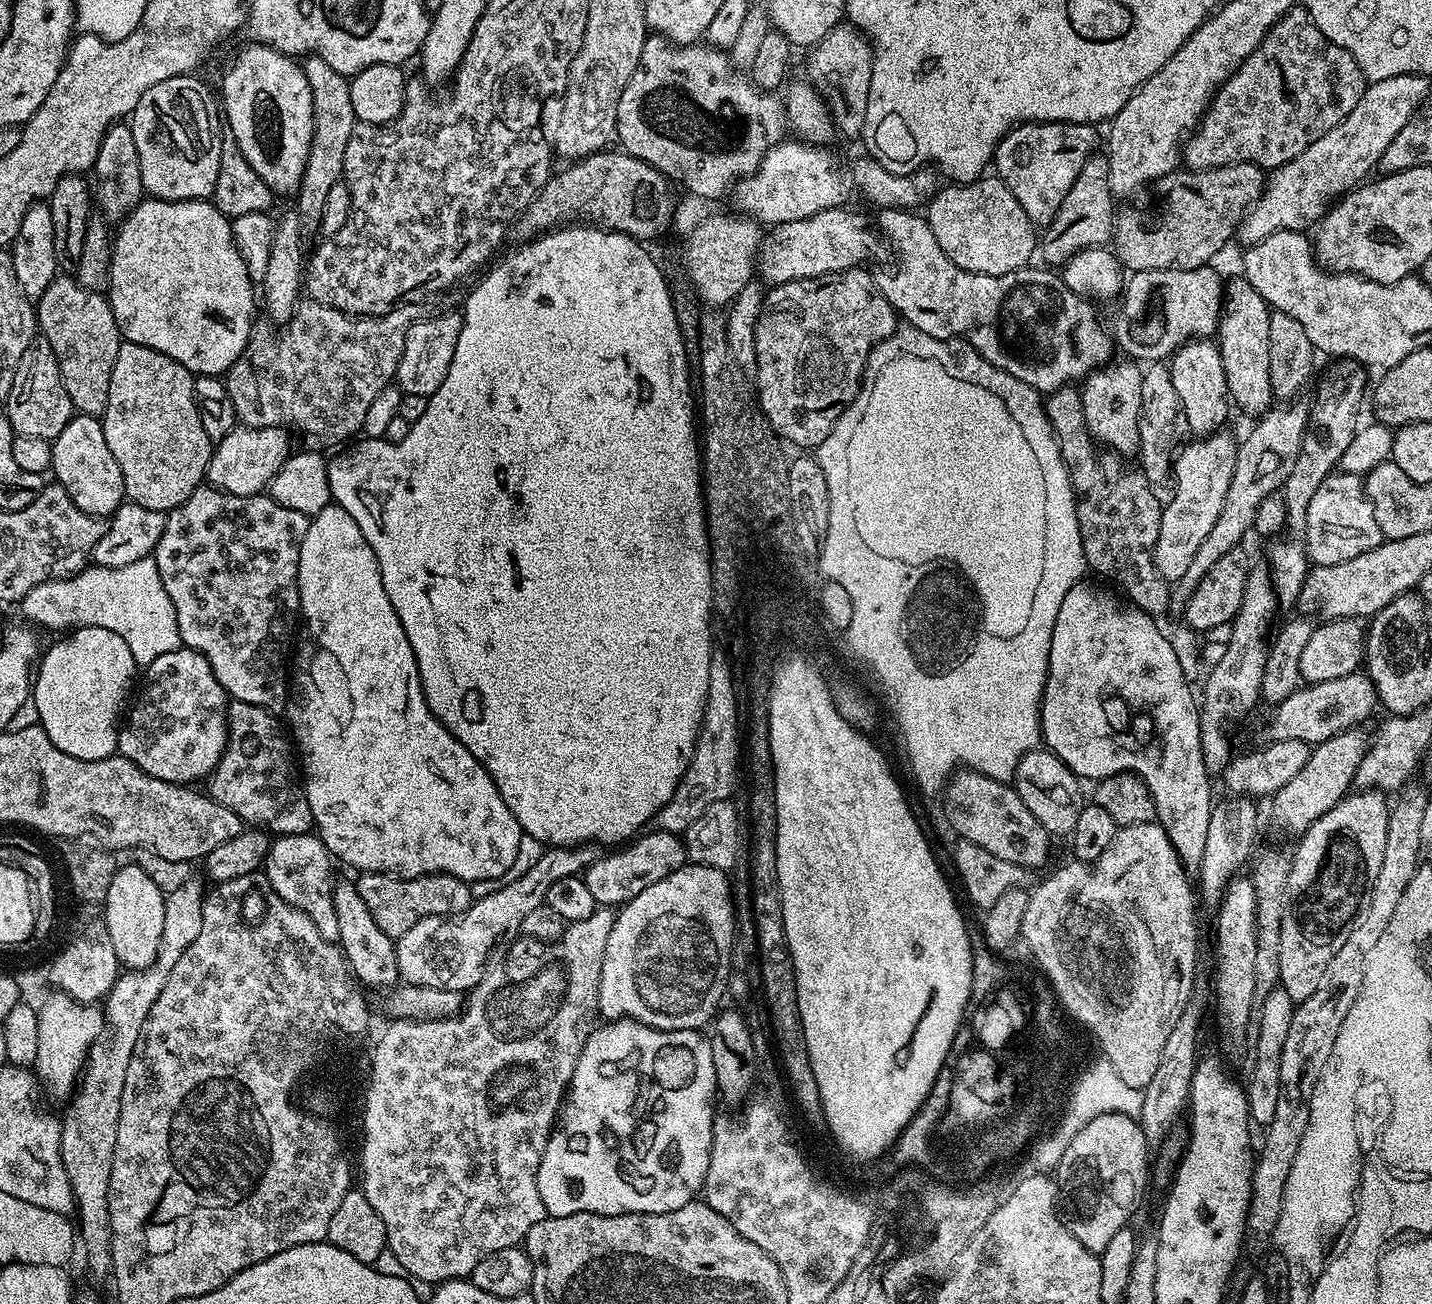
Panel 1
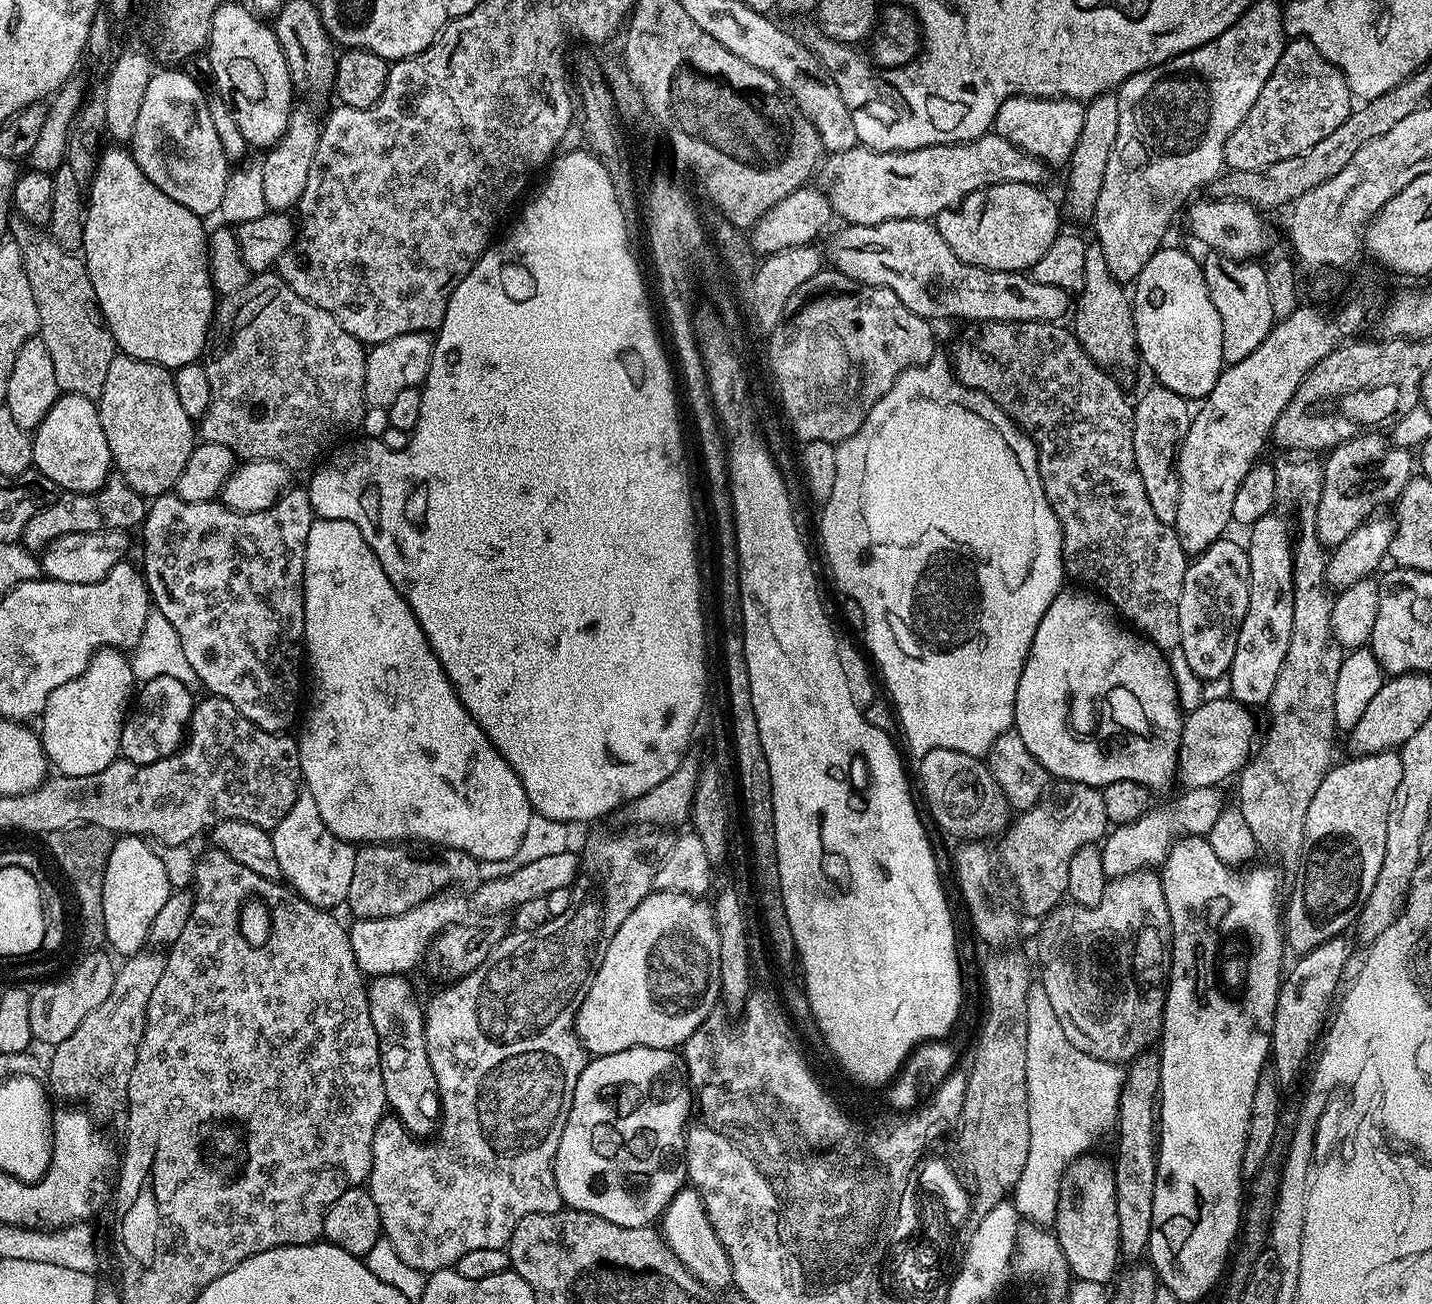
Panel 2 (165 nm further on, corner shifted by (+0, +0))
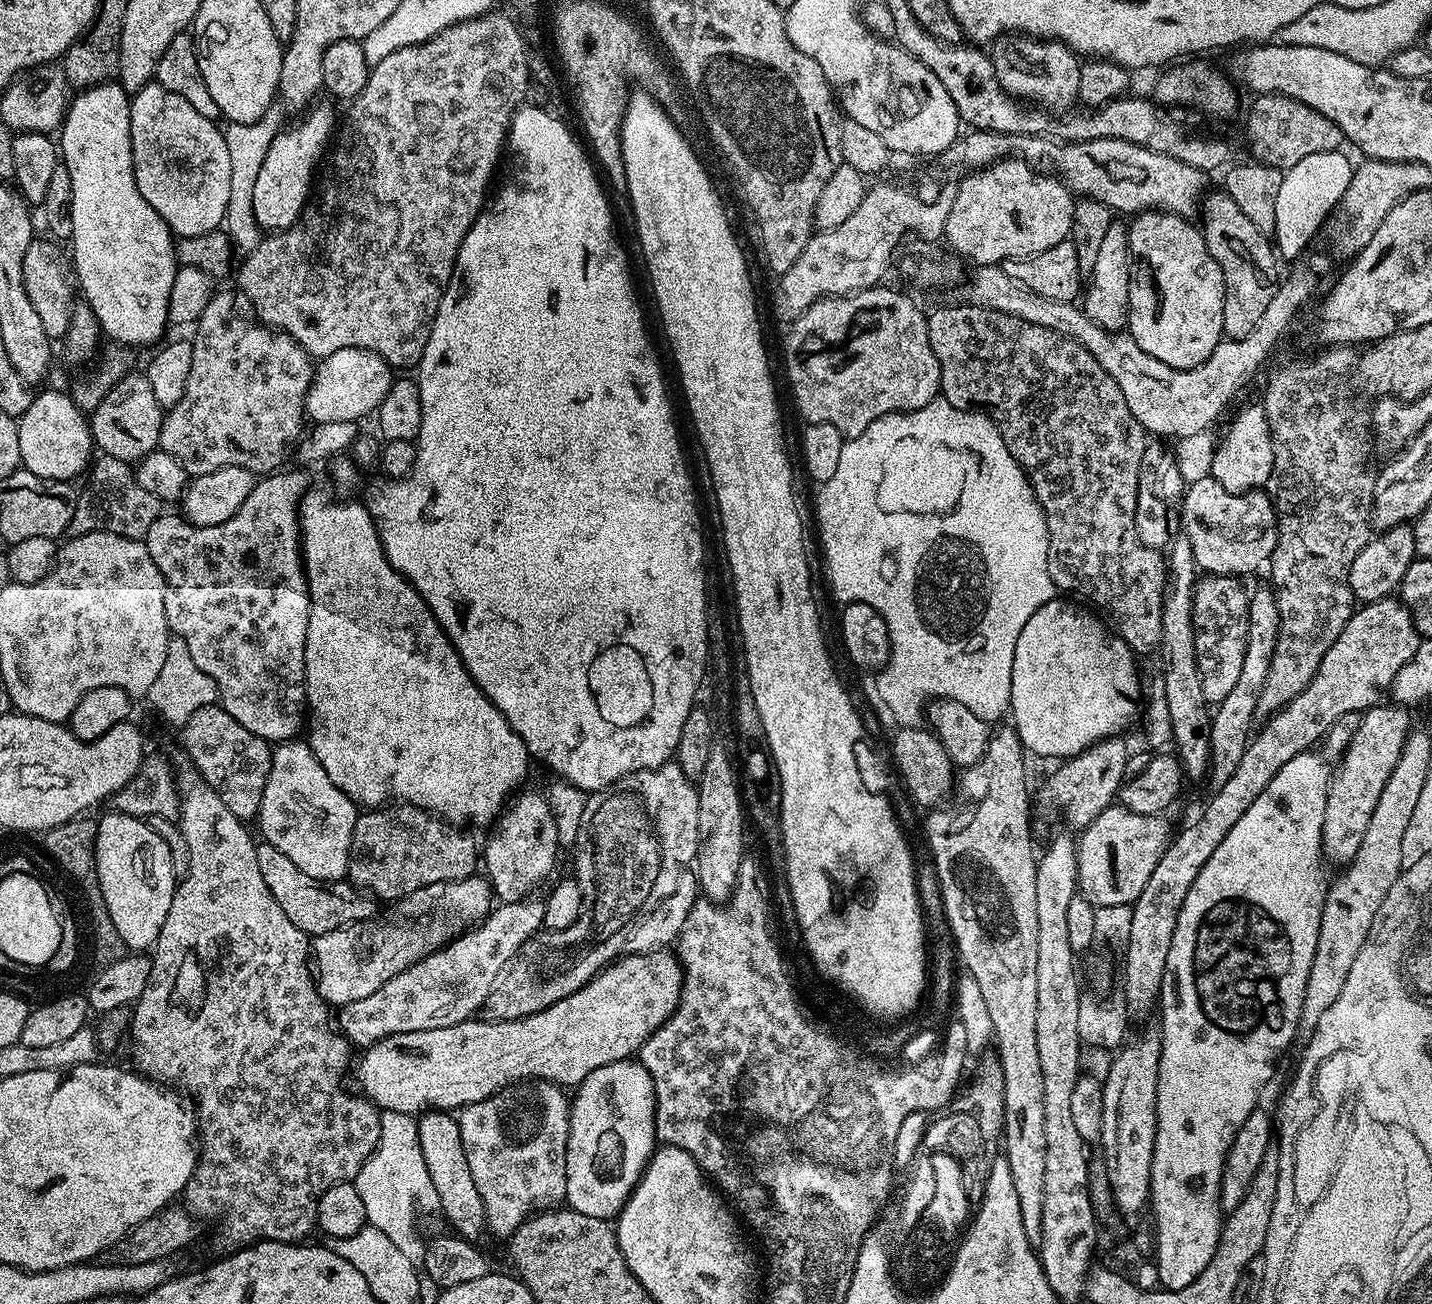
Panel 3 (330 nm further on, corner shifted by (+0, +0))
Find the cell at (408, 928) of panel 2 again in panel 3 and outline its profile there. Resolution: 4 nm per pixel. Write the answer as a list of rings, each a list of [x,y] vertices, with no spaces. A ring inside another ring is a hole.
[[[473,874],[464,880],[447,880],[414,890],[414,894],[393,907],[396,909],[389,920],[359,920],[311,937],[310,964],[314,969],[316,990],[329,1006],[343,1006],[367,998],[374,990],[382,990],[382,986],[402,974],[402,970],[447,945],[450,937],[465,926],[481,923],[493,907],[492,885],[483,875]]]

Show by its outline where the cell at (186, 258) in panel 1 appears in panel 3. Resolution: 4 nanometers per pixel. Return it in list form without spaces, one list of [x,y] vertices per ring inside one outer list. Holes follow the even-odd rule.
[[[109,82],[107,84],[95,84],[93,88],[85,88],[79,94],[71,97],[68,105],[68,113],[64,115],[64,123],[60,125],[58,129],[58,152],[62,157],[62,163],[70,170],[70,183],[74,185],[74,198],[72,199],[72,239],[70,241],[70,247],[72,247],[72,256],[70,252],[70,260],[74,265],[74,280],[80,288],[84,291],[83,299],[86,301],[89,308],[92,309],[92,313],[96,316],[96,323],[100,325],[101,333],[109,341],[117,344],[123,344],[125,346],[137,346],[136,344],[152,344],[156,346],[165,339],[164,327],[169,327],[170,321],[168,318],[168,307],[170,306],[170,286],[174,286],[174,278],[176,277],[177,263],[176,263],[176,240],[174,239],[174,233],[166,226],[166,222],[162,218],[162,214],[158,214],[158,210],[154,210],[154,206],[150,206],[150,202],[146,202],[146,198],[142,198],[142,194],[138,190],[136,185],[136,179],[134,178],[134,170],[132,169],[132,143],[130,142],[130,96],[129,93],[124,91],[124,88],[119,82]]]

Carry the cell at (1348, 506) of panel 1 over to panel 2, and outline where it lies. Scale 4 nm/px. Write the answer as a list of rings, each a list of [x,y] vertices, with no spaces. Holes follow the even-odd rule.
[[[1361,434],[1353,440],[1342,442],[1338,447],[1327,453],[1328,460],[1323,461],[1324,482],[1322,484],[1322,498],[1316,507],[1316,536],[1325,546],[1335,546],[1346,542],[1358,526],[1368,521],[1369,516],[1377,511],[1379,504],[1391,505],[1400,499],[1402,490],[1414,475],[1414,456],[1409,449],[1400,448],[1391,439],[1380,436]]]

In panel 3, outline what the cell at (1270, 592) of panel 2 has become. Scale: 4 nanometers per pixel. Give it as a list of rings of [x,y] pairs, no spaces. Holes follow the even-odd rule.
[[[1265,586],[1257,592],[1253,591],[1248,597],[1248,633],[1246,634],[1246,658],[1242,658],[1242,675],[1238,677],[1238,683],[1234,685],[1234,690],[1230,690],[1230,694],[1226,694],[1226,698],[1221,704],[1215,705],[1212,725],[1210,726],[1210,758],[1208,766],[1210,769],[1210,780],[1213,780],[1213,785],[1219,786],[1224,784],[1230,778],[1230,774],[1234,774],[1234,770],[1238,770],[1238,762],[1242,762],[1242,754],[1246,754],[1248,749],[1248,741],[1253,735],[1254,721],[1256,720],[1256,707],[1258,706],[1258,698],[1262,694],[1262,690],[1266,686],[1266,674],[1270,674],[1270,662],[1274,658],[1274,646],[1278,646],[1278,630],[1280,629],[1280,615],[1278,614],[1278,606],[1276,605],[1276,594],[1271,587]]]

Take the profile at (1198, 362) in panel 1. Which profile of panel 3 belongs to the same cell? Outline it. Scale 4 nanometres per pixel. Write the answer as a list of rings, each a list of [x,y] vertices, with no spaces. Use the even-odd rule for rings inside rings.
[[[1147,211],[1139,213],[1126,228],[1128,237],[1128,273],[1130,298],[1128,299],[1129,336],[1142,346],[1150,358],[1166,362],[1175,368],[1197,368],[1218,346],[1224,336],[1224,279],[1218,262],[1208,253],[1204,233],[1189,219],[1173,212]]]

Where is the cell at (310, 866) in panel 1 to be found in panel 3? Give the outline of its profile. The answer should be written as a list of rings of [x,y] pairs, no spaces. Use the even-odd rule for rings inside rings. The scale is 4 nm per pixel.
[[[303,739],[273,747],[258,817],[263,843],[282,850],[302,874],[310,874],[315,880],[340,882],[348,874],[348,849],[357,815],[358,805],[330,782],[322,762],[314,758]]]

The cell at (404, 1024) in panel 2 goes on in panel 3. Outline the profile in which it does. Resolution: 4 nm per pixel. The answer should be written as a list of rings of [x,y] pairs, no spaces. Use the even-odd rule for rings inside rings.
[[[428,1110],[416,1120],[416,1129],[422,1158],[426,1158],[426,1170],[430,1170],[430,1180],[434,1182],[434,1190],[438,1190],[439,1211],[452,1223],[451,1231],[455,1235],[479,1241],[479,1236],[486,1232],[482,1194],[474,1186],[470,1162],[466,1162],[459,1119],[448,1110]]]

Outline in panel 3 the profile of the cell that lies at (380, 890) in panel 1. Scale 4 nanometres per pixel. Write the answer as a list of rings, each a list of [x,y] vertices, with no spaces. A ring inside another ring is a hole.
[[[399,803],[359,813],[348,849],[347,879],[377,901],[399,902],[431,884],[464,880],[478,868],[479,845],[465,829],[424,808]]]

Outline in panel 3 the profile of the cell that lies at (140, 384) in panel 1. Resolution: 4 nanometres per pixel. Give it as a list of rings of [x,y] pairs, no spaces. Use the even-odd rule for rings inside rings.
[[[147,375],[123,376],[90,414],[92,443],[103,455],[139,462],[160,447],[160,431],[166,412],[158,406]]]

